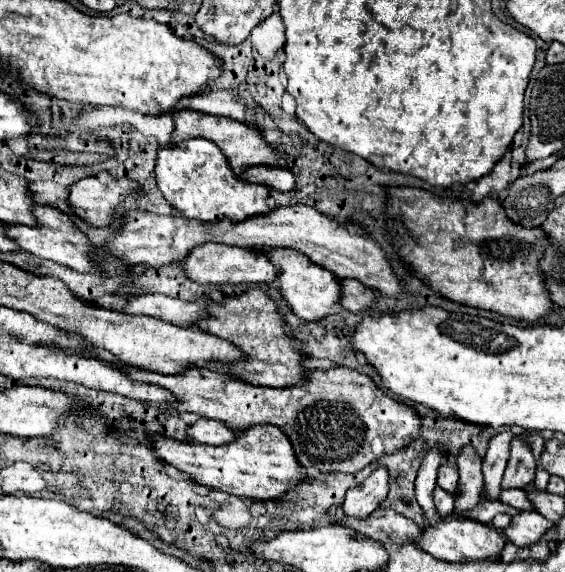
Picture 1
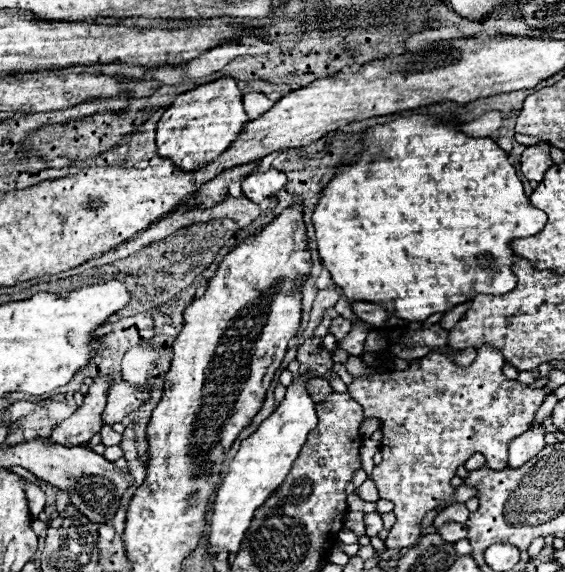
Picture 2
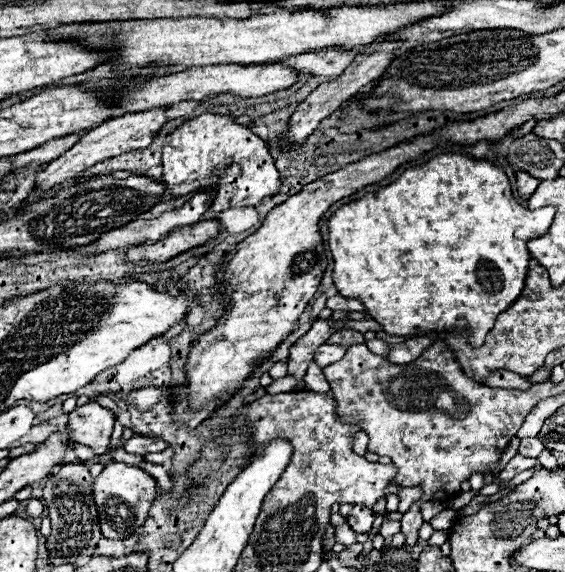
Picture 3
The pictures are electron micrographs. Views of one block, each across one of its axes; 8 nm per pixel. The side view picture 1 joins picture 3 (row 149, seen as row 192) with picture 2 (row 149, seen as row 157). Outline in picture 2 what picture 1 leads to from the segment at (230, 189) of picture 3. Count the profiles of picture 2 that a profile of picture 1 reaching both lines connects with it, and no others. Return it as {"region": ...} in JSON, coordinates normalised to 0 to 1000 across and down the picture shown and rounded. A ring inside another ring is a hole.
{"region":[[[393,133],[379,143],[347,150],[315,171],[294,189],[276,224],[276,255],[287,276],[301,276],[315,294],[329,301],[350,297],[361,287],[382,280],[404,252],[425,234],[428,220],[439,213],[439,203],[428,189],[428,161],[407,133]]]}

